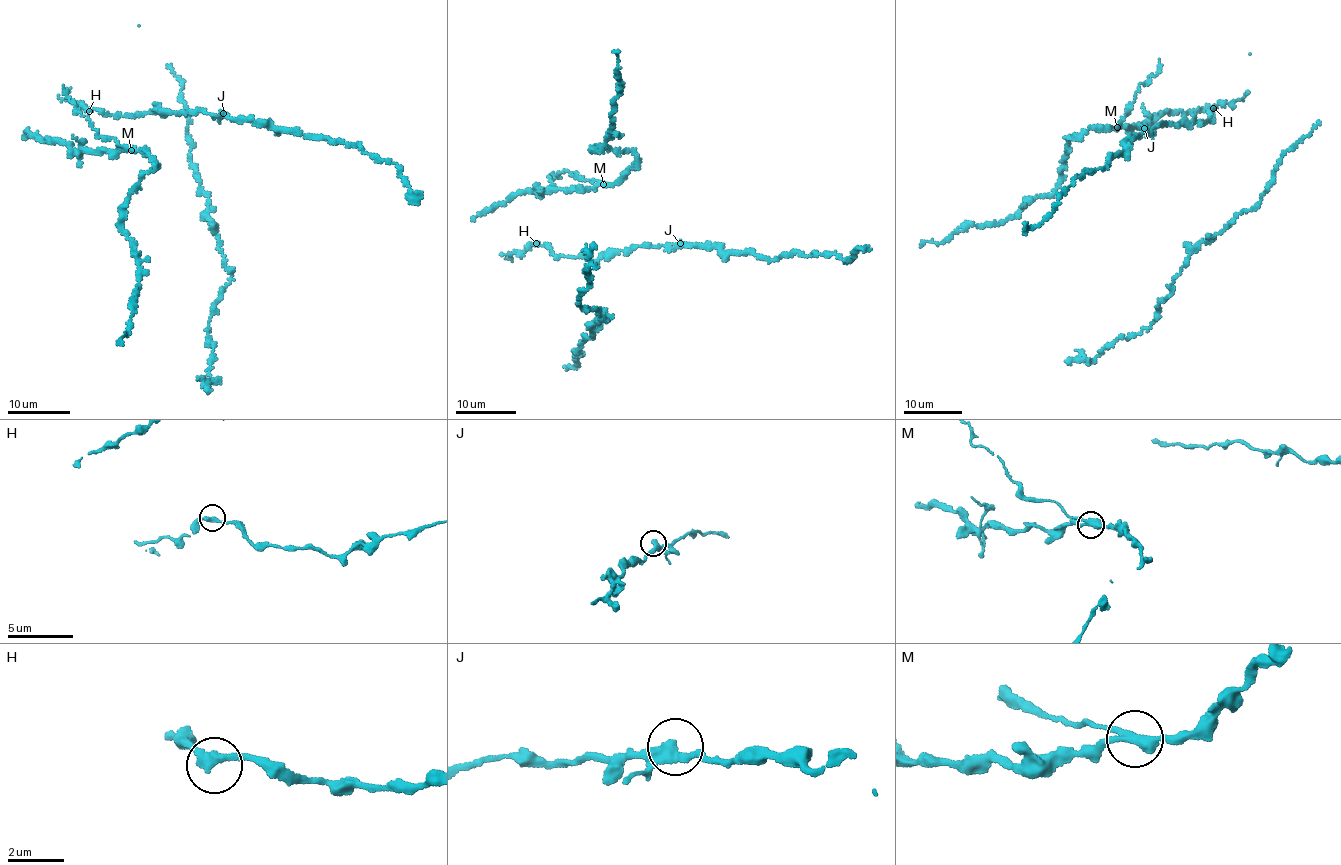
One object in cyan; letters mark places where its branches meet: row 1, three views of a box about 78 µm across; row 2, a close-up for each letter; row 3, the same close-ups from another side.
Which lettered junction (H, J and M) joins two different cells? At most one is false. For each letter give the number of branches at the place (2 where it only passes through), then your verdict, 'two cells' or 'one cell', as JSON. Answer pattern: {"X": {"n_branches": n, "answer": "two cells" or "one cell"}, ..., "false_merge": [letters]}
{"H": {"n_branches": 2, "answer": "one cell"}, "J": {"n_branches": 3, "answer": "one cell"}, "M": {"n_branches": 3, "answer": "two cells"}, "false_merge": ["M"]}

